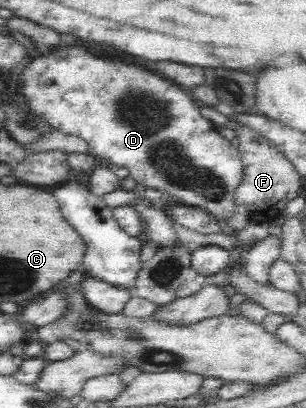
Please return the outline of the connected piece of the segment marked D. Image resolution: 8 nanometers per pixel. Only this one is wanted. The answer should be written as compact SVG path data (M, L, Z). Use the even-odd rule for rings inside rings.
M61 45L43 50L22 70L22 95L30 108L50 126L75 134L88 146L88 153L128 168L132 180L148 188L168 192L173 203L201 208L218 220L228 219L234 211L234 192L242 180L242 161L233 142L218 133L218 127L202 118L191 96L168 84L159 76L118 60L102 60L84 48Z

